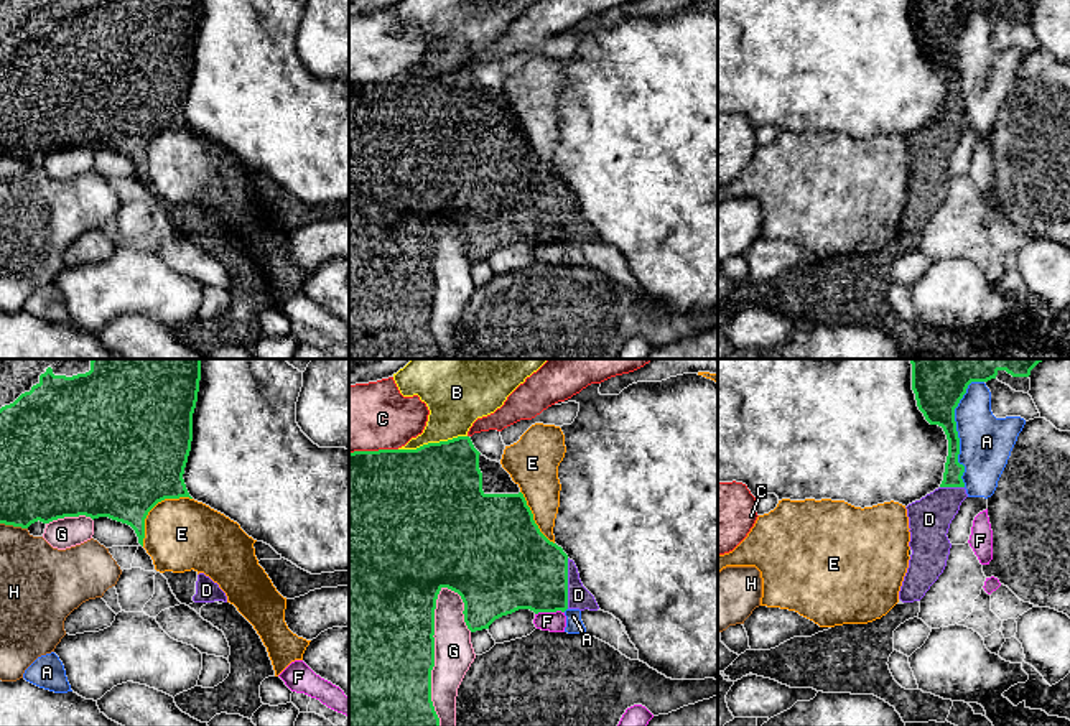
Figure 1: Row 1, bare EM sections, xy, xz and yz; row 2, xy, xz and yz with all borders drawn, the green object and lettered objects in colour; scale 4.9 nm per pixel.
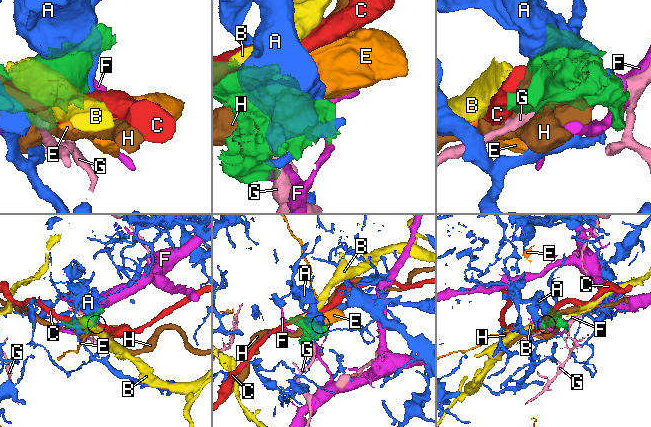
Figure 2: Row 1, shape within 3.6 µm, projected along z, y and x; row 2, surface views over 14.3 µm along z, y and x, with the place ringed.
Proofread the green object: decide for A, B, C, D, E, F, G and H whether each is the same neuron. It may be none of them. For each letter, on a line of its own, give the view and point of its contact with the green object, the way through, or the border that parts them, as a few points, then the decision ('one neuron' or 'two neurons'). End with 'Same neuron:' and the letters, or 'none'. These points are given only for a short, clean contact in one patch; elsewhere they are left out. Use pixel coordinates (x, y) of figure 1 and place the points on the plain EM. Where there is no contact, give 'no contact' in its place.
A: contact yz (955, 60); two neurons
B: contact xz (432, 74); two neurons
C: contact xz (372, 83); two neurons
D: contact xz (567, 214); way xz (519, 200), (567, 214), (580, 229); one neuron
E: contact xy (153, 137); two neurons
F: contact xz (548, 242); border xz (563, 242), (539, 242), (535, 246); two neurons
G: contact xz (433, 287); two neurons
H: contact xy (13, 157); two neurons
Same neuron: D

